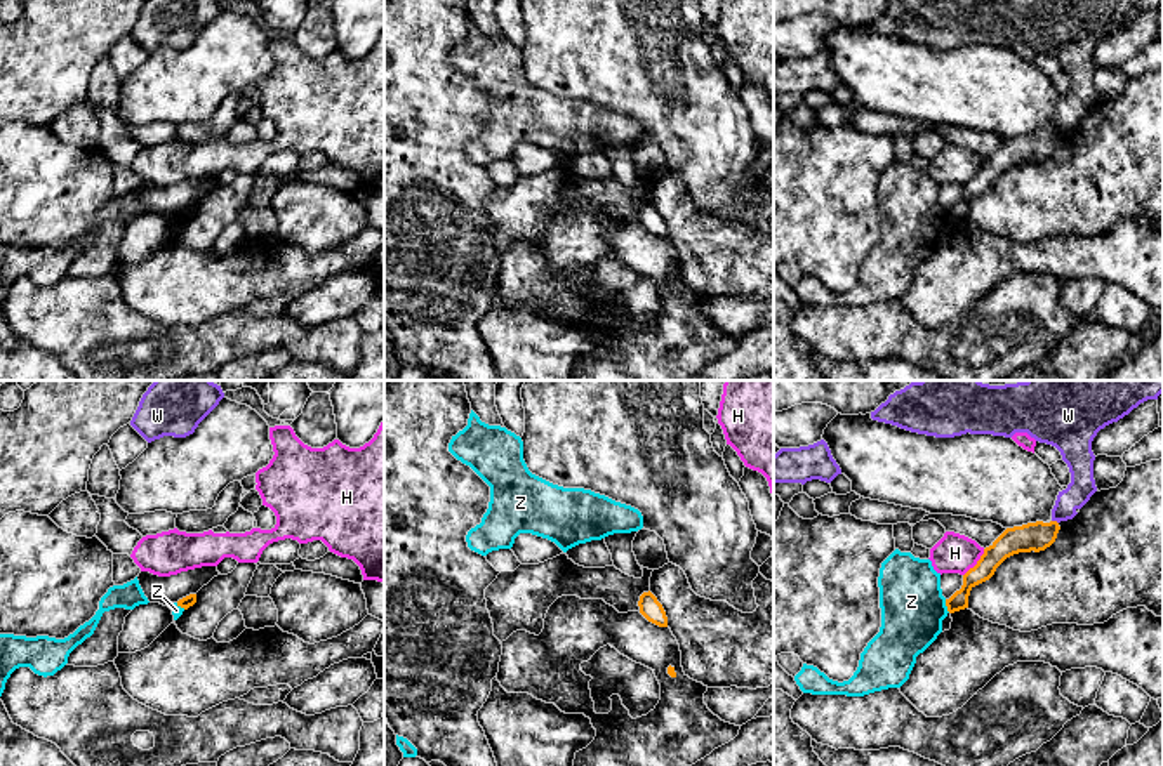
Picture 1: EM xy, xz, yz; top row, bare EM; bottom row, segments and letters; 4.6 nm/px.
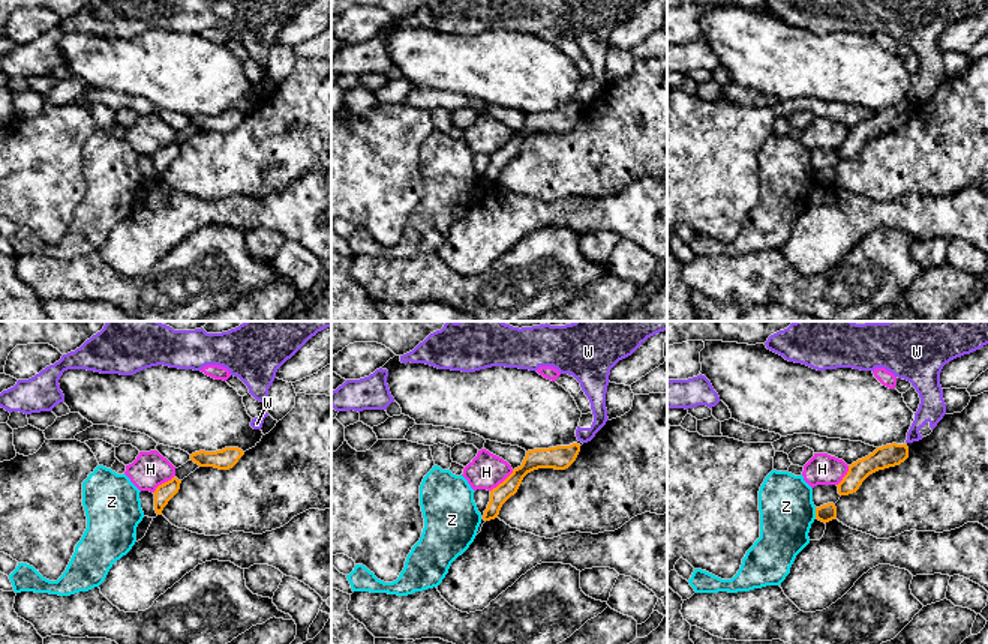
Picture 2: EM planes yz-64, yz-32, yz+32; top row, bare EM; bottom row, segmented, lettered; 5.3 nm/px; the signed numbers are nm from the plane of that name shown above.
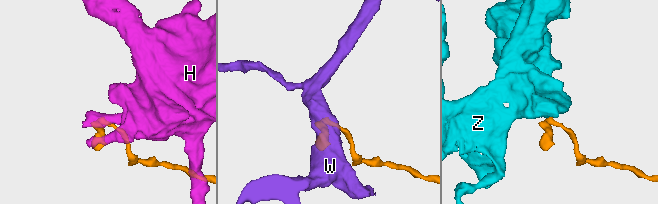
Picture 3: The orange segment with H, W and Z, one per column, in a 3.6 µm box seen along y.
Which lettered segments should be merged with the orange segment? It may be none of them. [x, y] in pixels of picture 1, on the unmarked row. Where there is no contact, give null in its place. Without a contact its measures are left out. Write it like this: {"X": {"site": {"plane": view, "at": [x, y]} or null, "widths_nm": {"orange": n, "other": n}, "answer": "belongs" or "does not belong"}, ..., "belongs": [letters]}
{"H": {"site": {"plane": "yz", "at": [977, 174]}, "widths_nm": {"orange": 130, "other": 180}, "answer": "does not belong"}, "W": {"site": {"plane": "yz", "at": [1056, 132]}, "widths_nm": {"orange": 130, "other": 120}, "answer": "does not belong"}, "Z": {"site": {"plane": "yz", "at": [946, 216]}, "widths_nm": {"orange": 90, "other": 300}, "answer": "does not belong"}, "belongs": []}

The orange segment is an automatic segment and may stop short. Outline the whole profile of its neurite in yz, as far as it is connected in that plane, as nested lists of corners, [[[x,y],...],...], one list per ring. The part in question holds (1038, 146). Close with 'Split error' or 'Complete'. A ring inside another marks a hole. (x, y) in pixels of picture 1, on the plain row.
[[[1036,132],[1007,139],[989,158],[984,160],[977,175],[963,186],[961,200],[946,210],[947,222],[954,224],[968,219],[970,201],[989,191],[1007,168],[1019,163],[1045,162],[1055,153],[1059,141],[1060,137],[1057,132]]]. Complete

